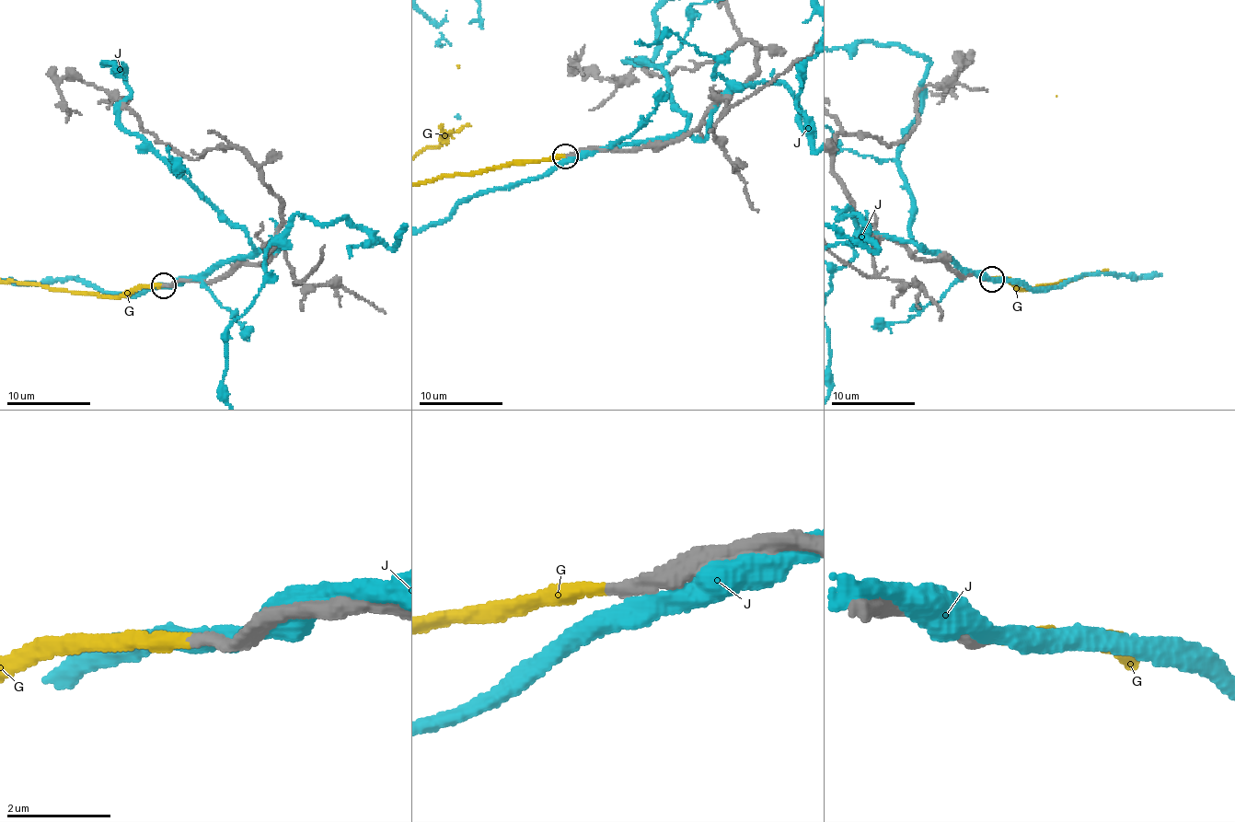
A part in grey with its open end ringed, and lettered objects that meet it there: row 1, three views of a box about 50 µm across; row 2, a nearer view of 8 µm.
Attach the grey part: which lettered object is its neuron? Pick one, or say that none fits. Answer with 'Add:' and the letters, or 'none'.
Add: G

